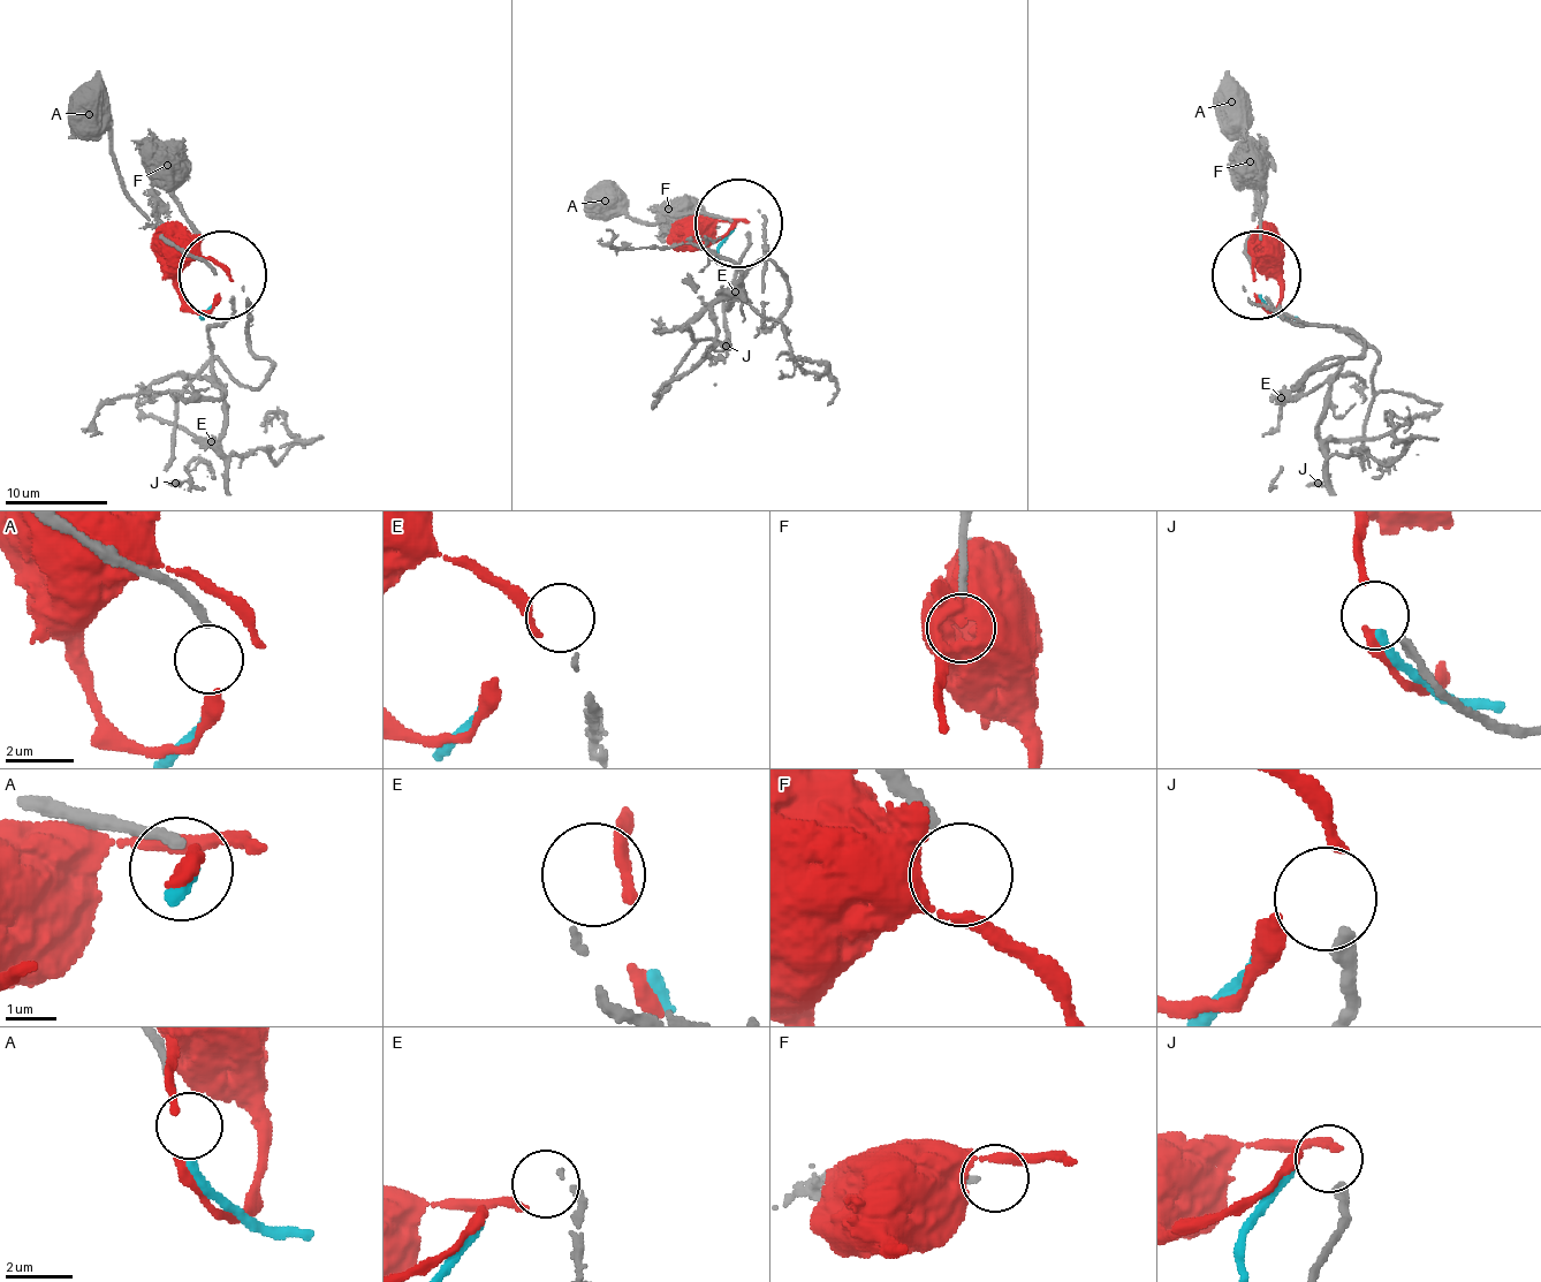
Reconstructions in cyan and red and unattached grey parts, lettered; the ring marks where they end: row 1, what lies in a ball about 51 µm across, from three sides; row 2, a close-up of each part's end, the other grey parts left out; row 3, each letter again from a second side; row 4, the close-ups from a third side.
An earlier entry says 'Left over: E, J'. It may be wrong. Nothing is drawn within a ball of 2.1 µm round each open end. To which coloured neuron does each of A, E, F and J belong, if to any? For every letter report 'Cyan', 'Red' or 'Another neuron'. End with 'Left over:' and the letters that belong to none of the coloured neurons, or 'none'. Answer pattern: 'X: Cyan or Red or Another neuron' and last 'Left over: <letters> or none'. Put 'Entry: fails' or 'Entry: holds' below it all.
A: Cyan
E: Another neuron
F: Another neuron
J: Red
Left over: E, F
Entry: fails

